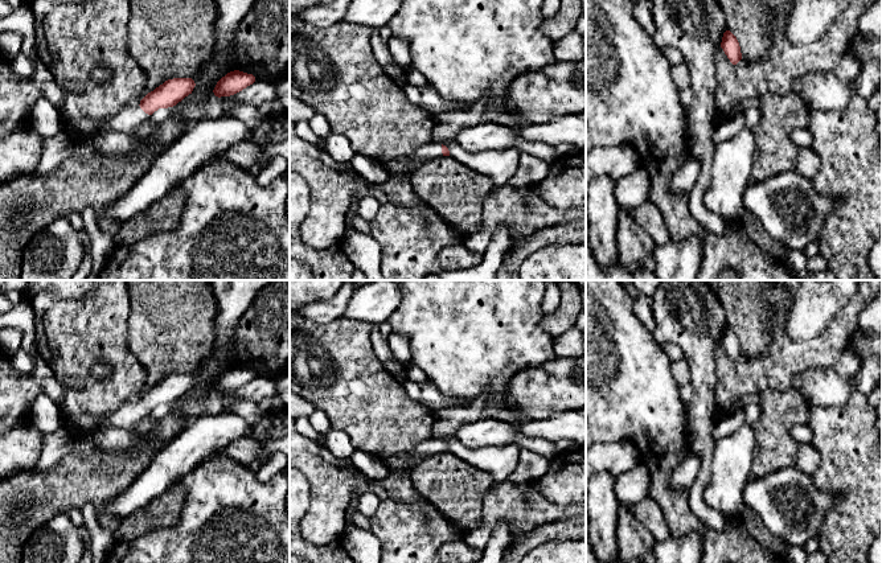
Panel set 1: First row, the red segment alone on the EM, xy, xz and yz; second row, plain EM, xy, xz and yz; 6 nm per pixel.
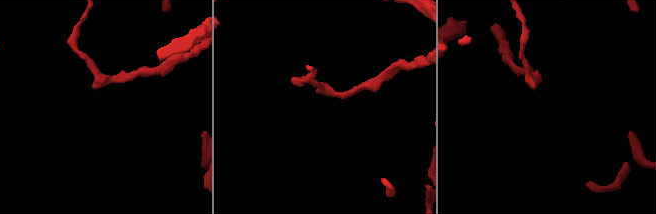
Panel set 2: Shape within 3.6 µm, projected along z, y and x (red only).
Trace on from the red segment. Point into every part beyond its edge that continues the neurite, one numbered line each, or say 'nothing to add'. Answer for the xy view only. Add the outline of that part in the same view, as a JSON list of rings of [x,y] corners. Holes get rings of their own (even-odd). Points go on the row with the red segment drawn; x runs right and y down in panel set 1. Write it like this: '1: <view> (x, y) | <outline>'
1: xy (126, 120) | [[[140,106],[126,107],[119,111],[116,115],[104,119],[99,123],[99,132],[102,131],[120,131],[120,132],[132,132],[141,122],[149,118]]]

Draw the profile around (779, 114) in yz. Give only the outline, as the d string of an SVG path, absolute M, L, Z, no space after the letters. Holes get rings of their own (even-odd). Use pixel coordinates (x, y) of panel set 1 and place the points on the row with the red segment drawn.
M793 91L760 98L760 122L752 130L756 159L751 181L762 181L782 172L795 170L799 147L791 140L796 128L805 128L809 111L805 100Z

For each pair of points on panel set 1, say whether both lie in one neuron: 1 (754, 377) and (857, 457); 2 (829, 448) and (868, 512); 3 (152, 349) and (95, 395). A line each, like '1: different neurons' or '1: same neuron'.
1: different neurons
2: same neuron
3: different neurons

